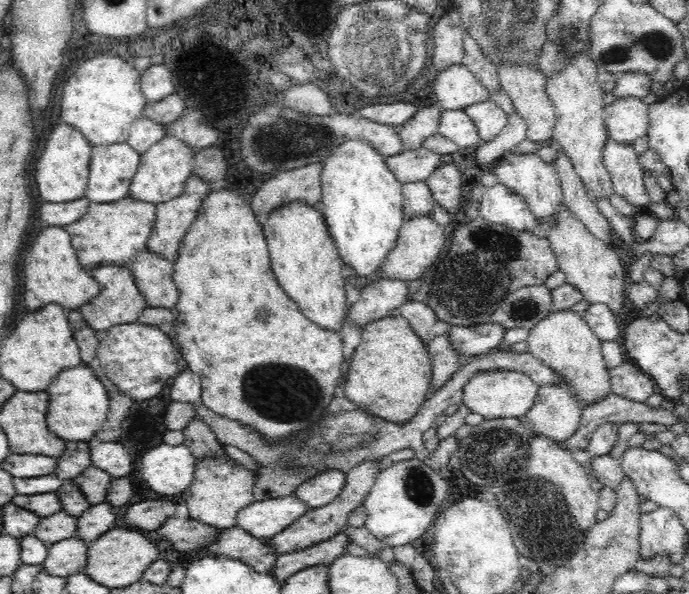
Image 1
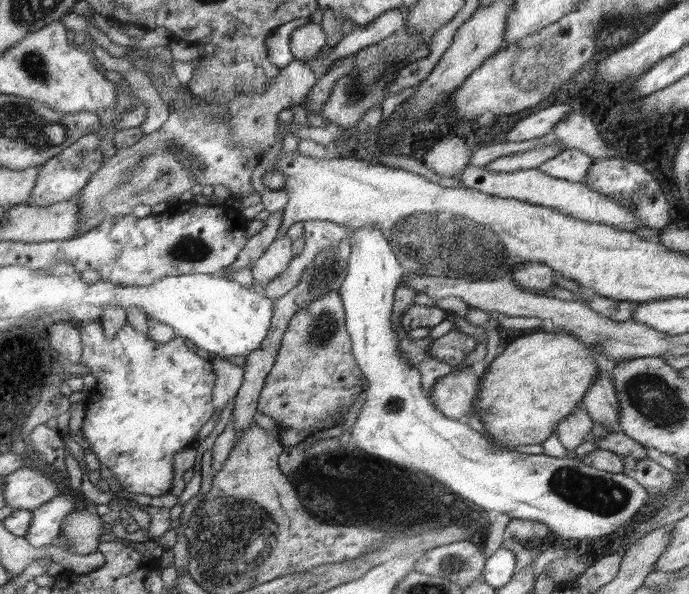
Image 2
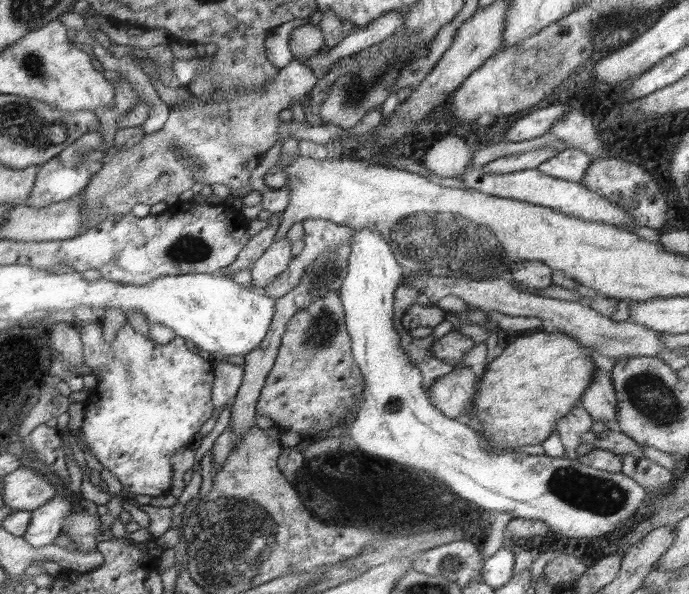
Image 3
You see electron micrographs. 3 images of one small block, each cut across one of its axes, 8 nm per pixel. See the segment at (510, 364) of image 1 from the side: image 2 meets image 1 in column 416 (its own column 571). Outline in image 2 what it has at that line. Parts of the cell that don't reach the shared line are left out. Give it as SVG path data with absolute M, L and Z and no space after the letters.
M584 407L575 408L573 413L559 422L556 433L571 458L576 457L575 450L591 432L593 423L594 420Z

